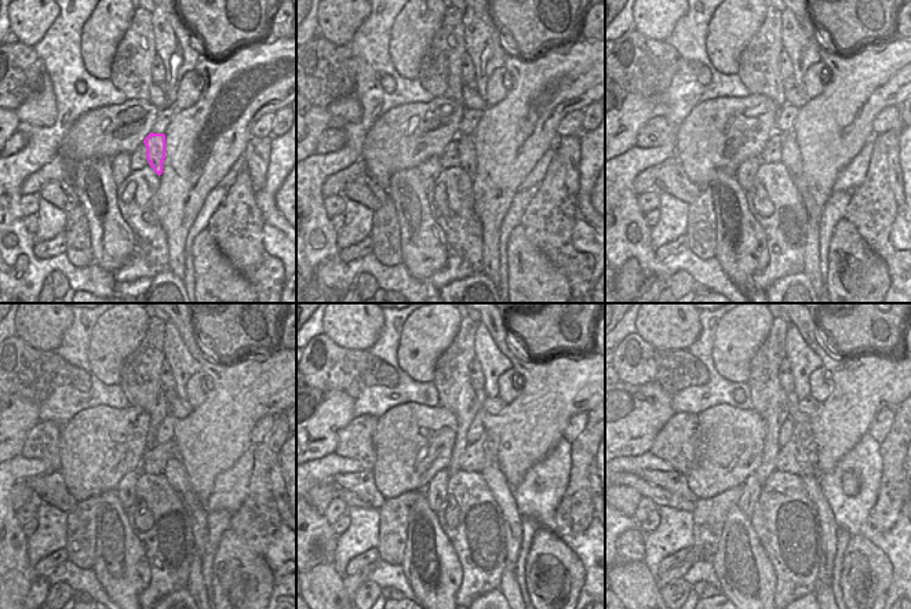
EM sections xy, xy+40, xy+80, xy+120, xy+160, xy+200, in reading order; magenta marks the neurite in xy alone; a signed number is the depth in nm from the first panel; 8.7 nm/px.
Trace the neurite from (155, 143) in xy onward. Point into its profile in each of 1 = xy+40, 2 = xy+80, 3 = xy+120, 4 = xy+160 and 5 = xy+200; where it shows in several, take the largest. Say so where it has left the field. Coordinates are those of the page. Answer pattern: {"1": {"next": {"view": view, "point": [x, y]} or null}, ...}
{"1": {"next": {"view": "xy+40", "point": [466, 148]}}, "2": {"next": {"view": "xy+80", "point": [790, 157]}}, "3": {"next": {"view": "xy+120", "point": [175, 473]}}, "4": {"next": {"view": "xy+160", "point": [495, 480]}}, "5": {"next": {"view": "xy+200", "point": [828, 527]}}}

